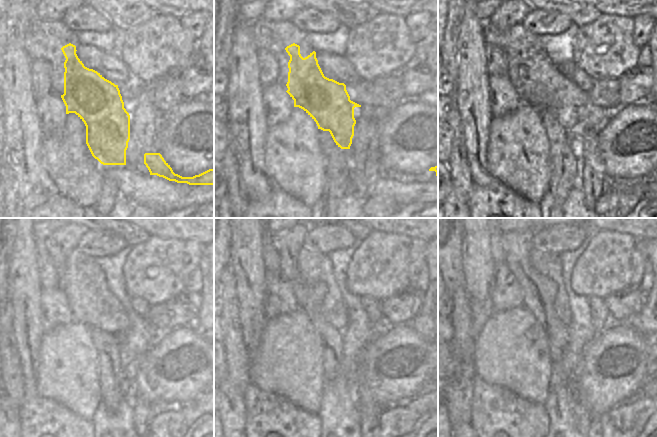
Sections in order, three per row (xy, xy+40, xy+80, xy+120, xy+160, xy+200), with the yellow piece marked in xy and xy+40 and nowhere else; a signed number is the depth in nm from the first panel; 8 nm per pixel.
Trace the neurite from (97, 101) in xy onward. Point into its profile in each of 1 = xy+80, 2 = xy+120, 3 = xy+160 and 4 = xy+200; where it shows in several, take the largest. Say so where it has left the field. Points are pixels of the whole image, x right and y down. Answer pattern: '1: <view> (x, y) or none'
1: xy+80 (537, 81)
2: xy+120 (91, 302)
3: xy+160 (333, 310)
4: xy+200 (561, 304)

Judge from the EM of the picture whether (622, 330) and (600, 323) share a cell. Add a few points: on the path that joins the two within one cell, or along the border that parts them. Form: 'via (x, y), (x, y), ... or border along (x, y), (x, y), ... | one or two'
border along (604, 329), (598, 333) | two

